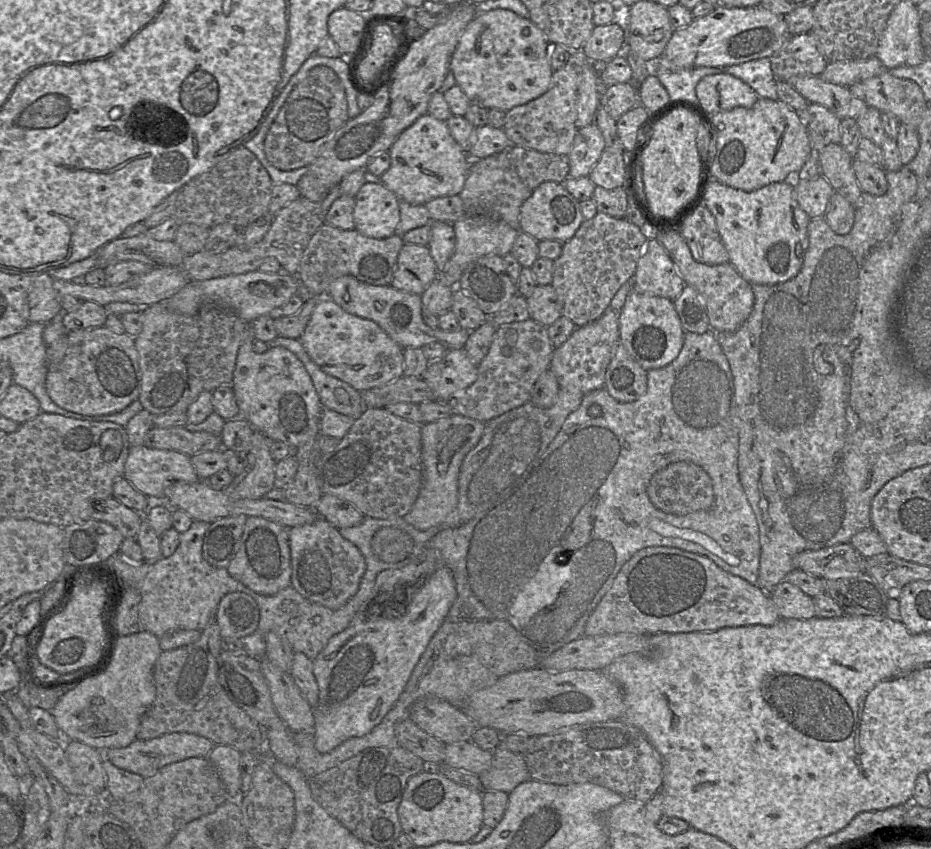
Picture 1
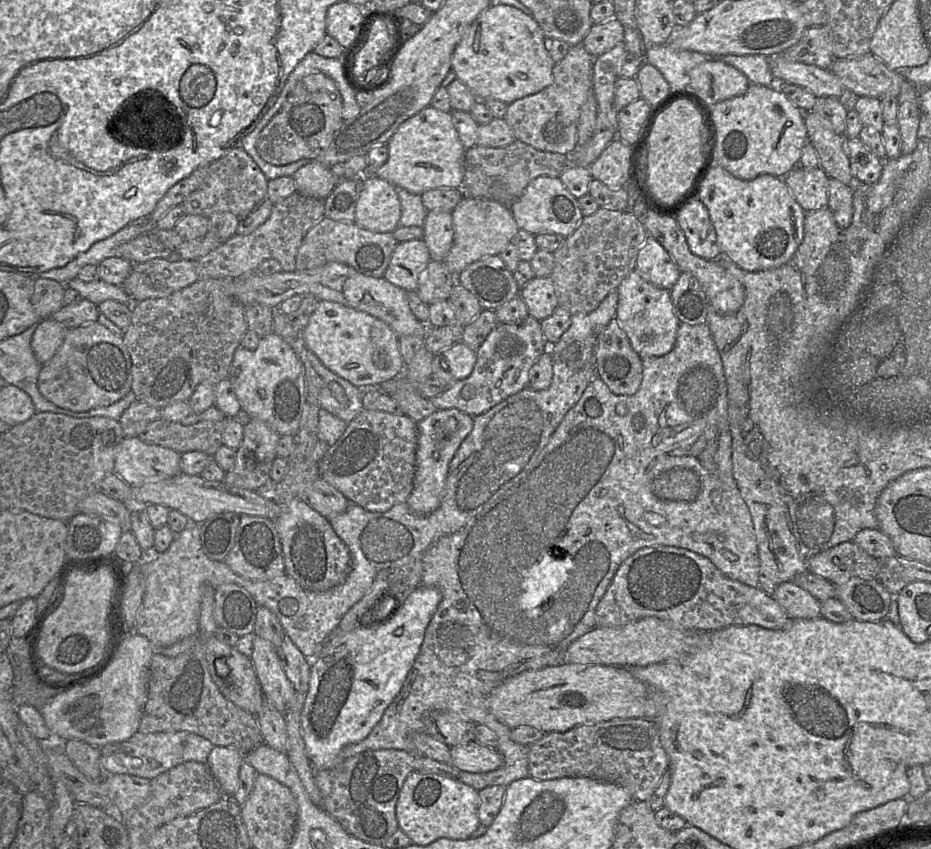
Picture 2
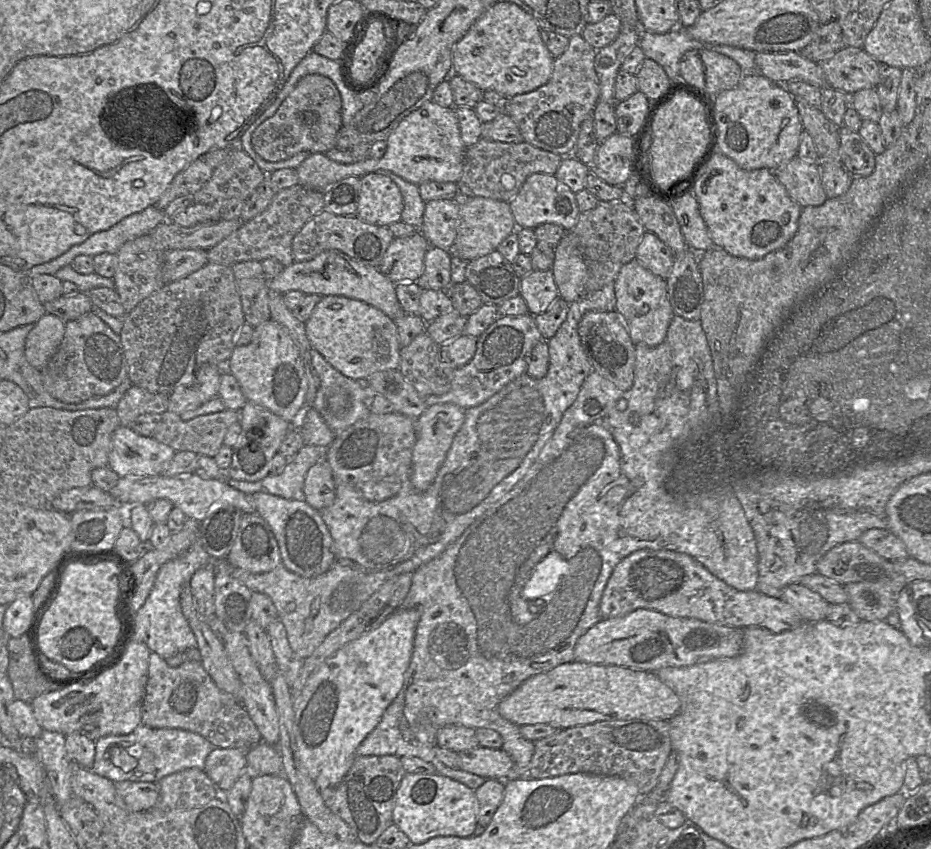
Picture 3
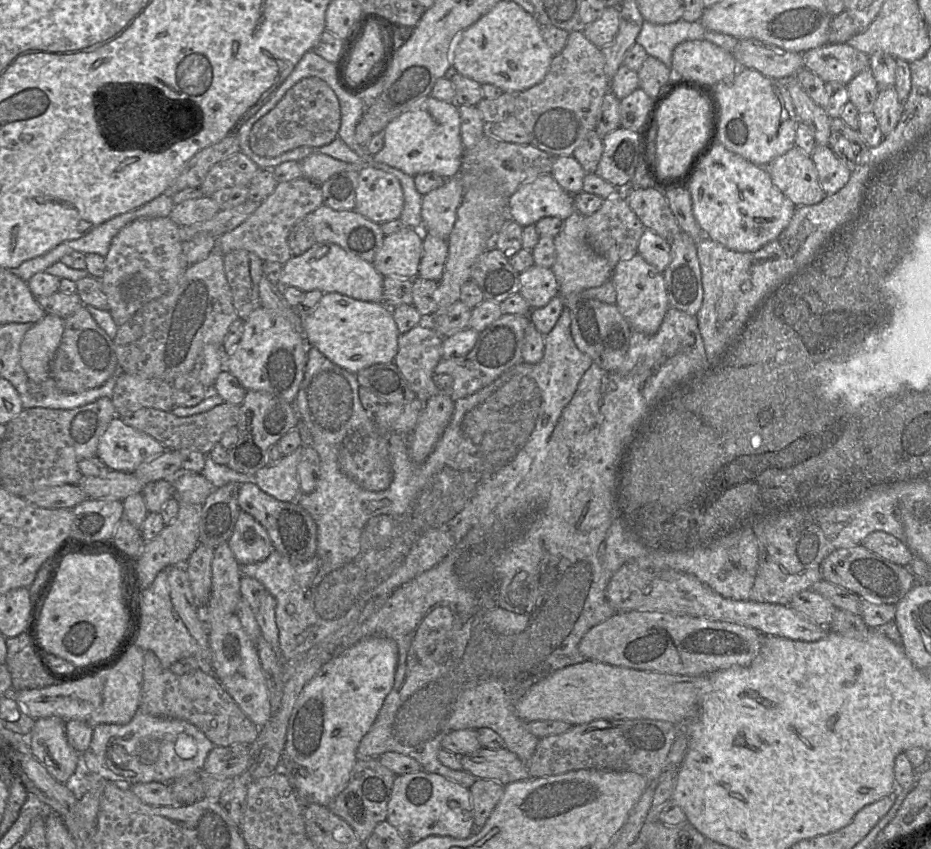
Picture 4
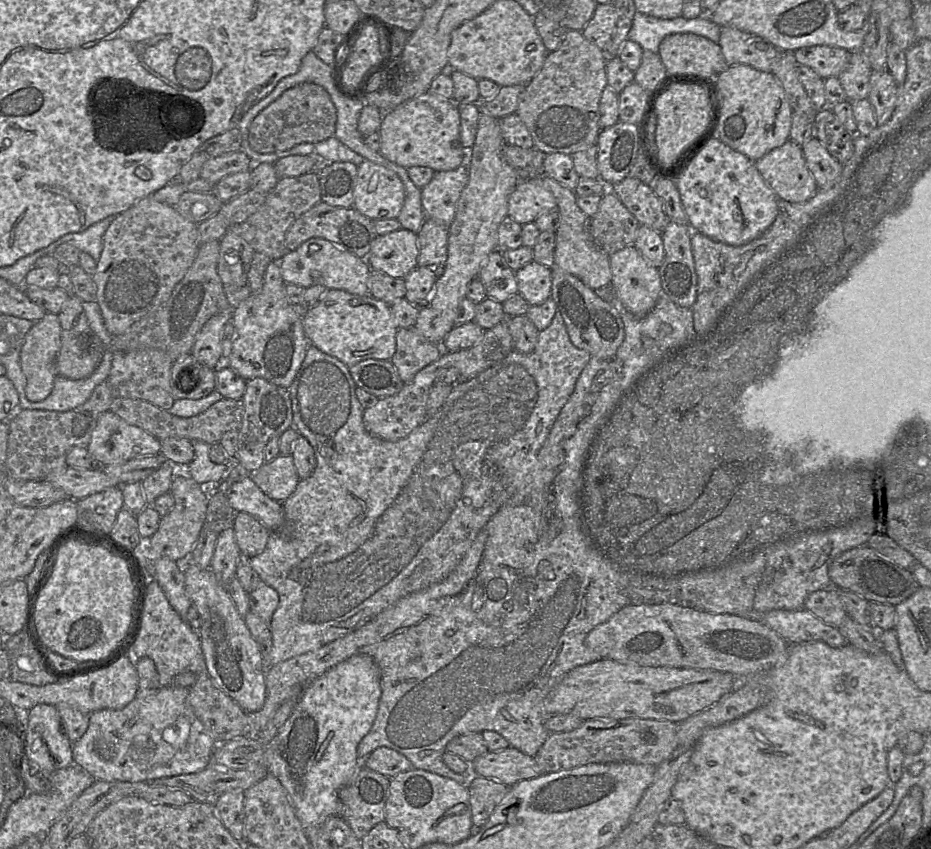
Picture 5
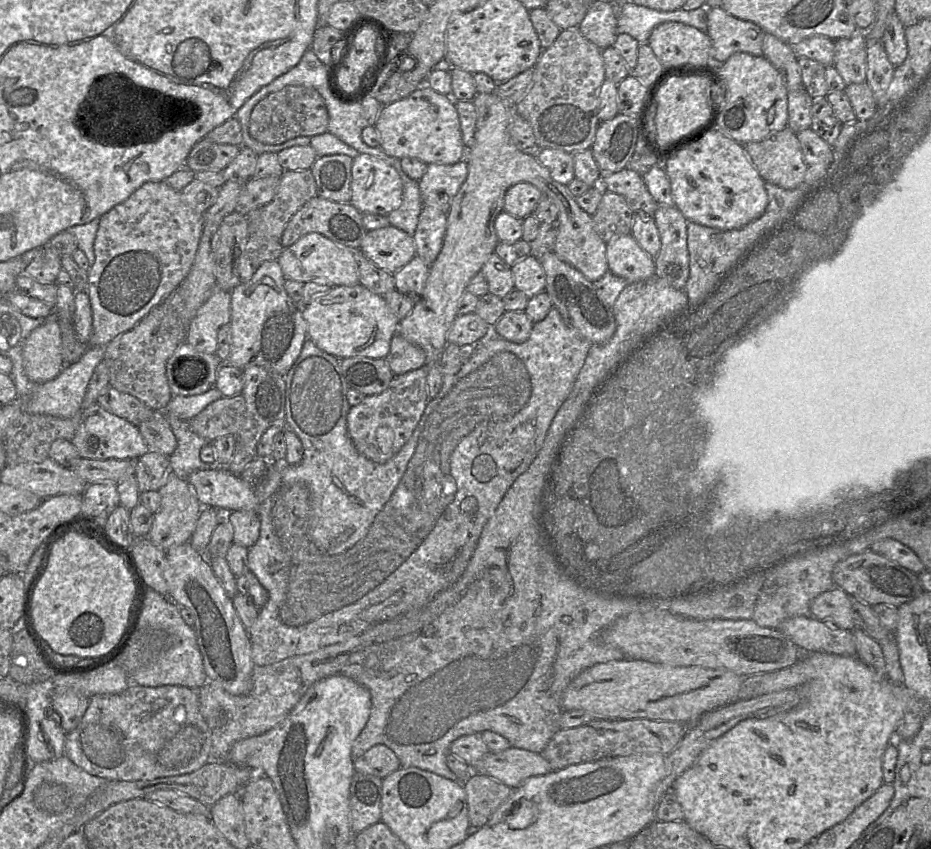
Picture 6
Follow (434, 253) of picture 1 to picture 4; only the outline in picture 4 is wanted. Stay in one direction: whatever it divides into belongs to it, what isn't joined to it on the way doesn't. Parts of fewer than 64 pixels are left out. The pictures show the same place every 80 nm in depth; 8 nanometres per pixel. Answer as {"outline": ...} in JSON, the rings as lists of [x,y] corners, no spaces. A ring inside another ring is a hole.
{"outline":[[[458,176],[445,178],[445,183],[422,196],[422,231],[446,239],[450,235],[464,187]]]}

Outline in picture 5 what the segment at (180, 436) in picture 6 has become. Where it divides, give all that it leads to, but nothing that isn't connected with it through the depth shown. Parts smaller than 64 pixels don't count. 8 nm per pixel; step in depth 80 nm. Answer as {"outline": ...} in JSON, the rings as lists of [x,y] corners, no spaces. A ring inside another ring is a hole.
{"outline":[[[199,440],[191,441],[194,458],[187,466],[178,466],[178,471],[186,473],[191,479],[205,487],[213,487],[221,482],[228,472],[229,462],[215,464],[209,458],[210,445]]]}

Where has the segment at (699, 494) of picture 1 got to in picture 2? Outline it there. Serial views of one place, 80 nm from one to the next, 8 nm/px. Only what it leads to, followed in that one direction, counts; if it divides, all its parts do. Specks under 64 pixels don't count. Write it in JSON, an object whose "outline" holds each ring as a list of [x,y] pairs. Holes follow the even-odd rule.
{"outline":[[[673,468],[655,478],[653,490],[658,497],[665,500],[693,501],[699,493],[700,482],[694,471]]]}

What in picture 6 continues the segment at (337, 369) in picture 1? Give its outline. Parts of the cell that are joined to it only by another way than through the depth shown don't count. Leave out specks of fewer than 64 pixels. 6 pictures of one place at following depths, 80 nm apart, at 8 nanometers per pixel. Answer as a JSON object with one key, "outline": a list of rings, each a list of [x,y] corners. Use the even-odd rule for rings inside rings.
{"outline":[[[358,283],[354,286],[333,286],[303,306],[307,335],[322,351],[337,357],[386,358],[399,321],[385,299]]]}

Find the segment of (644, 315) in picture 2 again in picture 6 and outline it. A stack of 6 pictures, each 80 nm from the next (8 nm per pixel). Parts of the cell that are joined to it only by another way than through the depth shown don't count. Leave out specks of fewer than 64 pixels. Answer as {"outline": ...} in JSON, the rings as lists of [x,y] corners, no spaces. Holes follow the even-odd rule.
{"outline":[[[631,234],[611,239],[606,243],[609,271],[627,283],[651,279],[655,276],[655,262]]]}

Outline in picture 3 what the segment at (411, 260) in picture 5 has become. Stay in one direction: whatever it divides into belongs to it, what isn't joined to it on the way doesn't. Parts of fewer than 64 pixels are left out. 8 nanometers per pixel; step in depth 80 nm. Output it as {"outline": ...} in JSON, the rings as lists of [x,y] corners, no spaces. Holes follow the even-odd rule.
{"outline":[[[420,229],[413,235],[394,238],[378,269],[394,283],[417,282],[430,246]]]}

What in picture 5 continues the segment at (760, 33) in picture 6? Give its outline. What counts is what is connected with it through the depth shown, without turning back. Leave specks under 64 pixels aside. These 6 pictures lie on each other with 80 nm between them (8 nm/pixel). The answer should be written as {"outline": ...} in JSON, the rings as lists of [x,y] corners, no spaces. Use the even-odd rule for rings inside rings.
{"outline":[[[721,27],[718,42],[728,66],[745,64],[762,72],[774,69],[774,60],[783,52],[763,38],[733,27]]]}

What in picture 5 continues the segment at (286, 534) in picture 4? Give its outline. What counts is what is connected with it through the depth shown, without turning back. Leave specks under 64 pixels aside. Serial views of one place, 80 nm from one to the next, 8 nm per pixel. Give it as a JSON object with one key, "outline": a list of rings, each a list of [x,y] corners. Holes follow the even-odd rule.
{"outline":[[[250,476],[235,482],[227,491],[227,497],[235,511],[250,514],[269,531],[279,530],[285,522],[282,502],[266,496]]]}

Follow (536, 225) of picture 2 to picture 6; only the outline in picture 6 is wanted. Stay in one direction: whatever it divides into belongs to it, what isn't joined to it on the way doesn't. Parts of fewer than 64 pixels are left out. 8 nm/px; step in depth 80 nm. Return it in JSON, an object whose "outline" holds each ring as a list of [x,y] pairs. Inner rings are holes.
{"outline":[[[516,183],[505,193],[504,210],[519,219],[524,219],[533,214],[534,208],[543,196],[543,193],[530,183]]]}

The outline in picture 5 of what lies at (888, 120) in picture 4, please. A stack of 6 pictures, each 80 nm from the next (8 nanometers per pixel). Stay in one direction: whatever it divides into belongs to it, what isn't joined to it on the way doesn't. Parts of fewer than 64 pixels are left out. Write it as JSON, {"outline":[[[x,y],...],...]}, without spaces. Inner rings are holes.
{"outline":[[[872,70],[869,101],[876,116],[877,125],[886,123],[895,108],[898,84],[888,70]]]}

